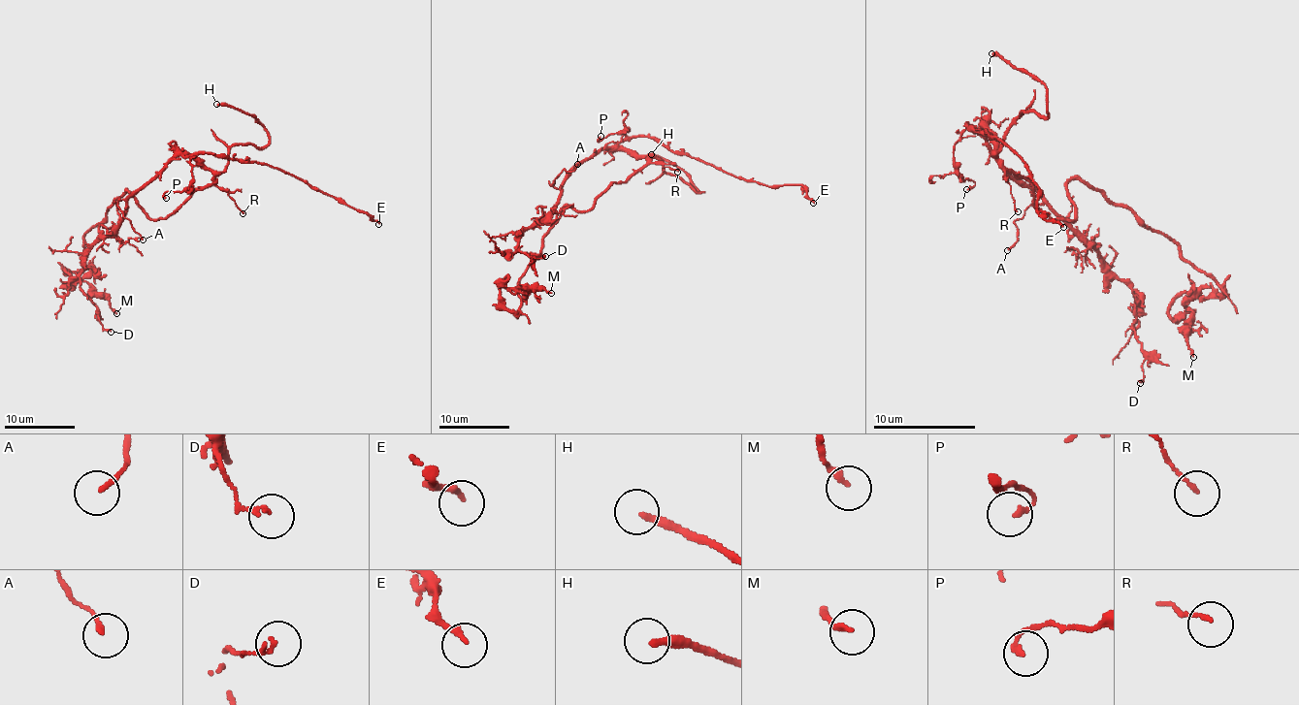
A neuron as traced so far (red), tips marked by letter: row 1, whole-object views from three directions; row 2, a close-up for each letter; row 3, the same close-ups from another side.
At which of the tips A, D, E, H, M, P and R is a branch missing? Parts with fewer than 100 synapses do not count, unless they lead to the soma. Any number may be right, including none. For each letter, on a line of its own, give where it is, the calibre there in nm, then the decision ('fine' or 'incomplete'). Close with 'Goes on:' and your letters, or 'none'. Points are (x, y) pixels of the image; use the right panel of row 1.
A: at (1007, 250); 150 nm thick; fine
D: at (1140, 383); 140 nm thick; fine
E: at (1063, 227); 200 nm thick; fine
H: at (991, 53); 240 nm thick; incomplete
M: at (1193, 357); 200 nm thick; fine
P: at (966, 189); 150 nm thick; fine
R: at (1018, 211); 130 nm thick; fine
Goes on: H

